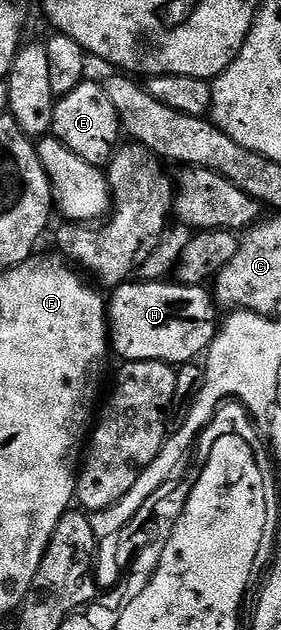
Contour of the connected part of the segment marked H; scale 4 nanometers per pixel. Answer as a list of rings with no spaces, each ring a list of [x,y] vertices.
[[[130,281],[112,288],[107,299],[107,314],[109,316],[109,334],[111,347],[114,352],[122,355],[122,360],[134,363],[135,361],[155,361],[161,359],[165,363],[180,365],[192,363],[198,357],[208,352],[213,344],[214,337],[219,330],[219,308],[214,296],[205,292],[204,286],[188,287],[176,281],[170,283],[137,283]]]

